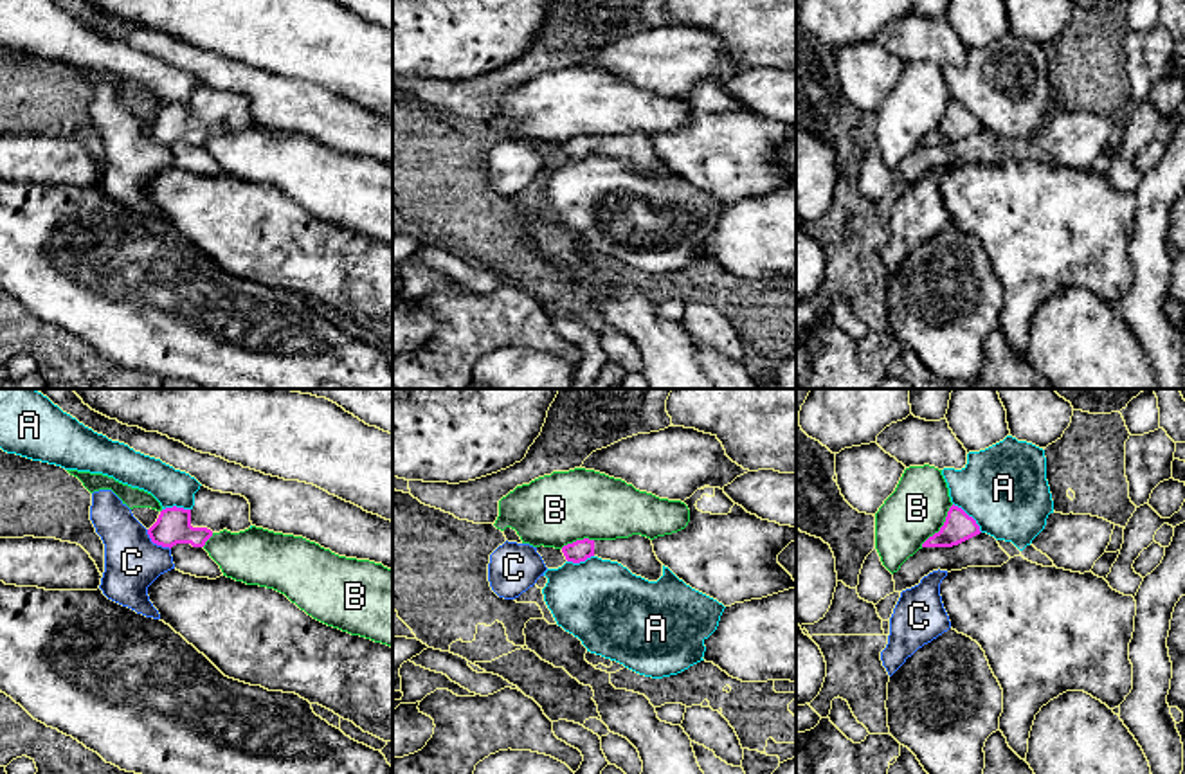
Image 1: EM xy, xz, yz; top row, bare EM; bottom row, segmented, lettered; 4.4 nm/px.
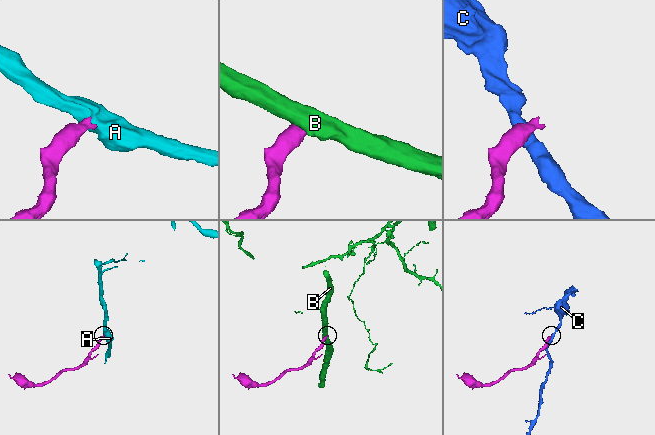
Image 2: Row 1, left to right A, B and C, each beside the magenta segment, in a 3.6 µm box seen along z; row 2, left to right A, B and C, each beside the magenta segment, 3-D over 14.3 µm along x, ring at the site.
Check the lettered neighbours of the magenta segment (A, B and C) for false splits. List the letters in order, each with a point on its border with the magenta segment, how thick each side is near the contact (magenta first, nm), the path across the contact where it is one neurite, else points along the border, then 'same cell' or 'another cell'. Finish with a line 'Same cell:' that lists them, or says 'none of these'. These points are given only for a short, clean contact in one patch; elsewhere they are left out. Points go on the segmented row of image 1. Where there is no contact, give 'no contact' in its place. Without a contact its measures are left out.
A: yz (967, 515) | 140/380 nm | along yz (953, 503), (982, 531) | another cell
B: yz (942, 526) | 140/260 nm | another cell
C: xy (155, 542) | 160/260 nm | along xy (146, 530), (153, 542), (170, 549) | another cell
Same cell: none of these

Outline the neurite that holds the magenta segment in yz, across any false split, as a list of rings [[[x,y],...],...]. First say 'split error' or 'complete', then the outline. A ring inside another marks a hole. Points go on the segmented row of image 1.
complete; [[[953,504],[940,531],[929,536],[922,547],[953,547],[980,533],[976,520]]]

